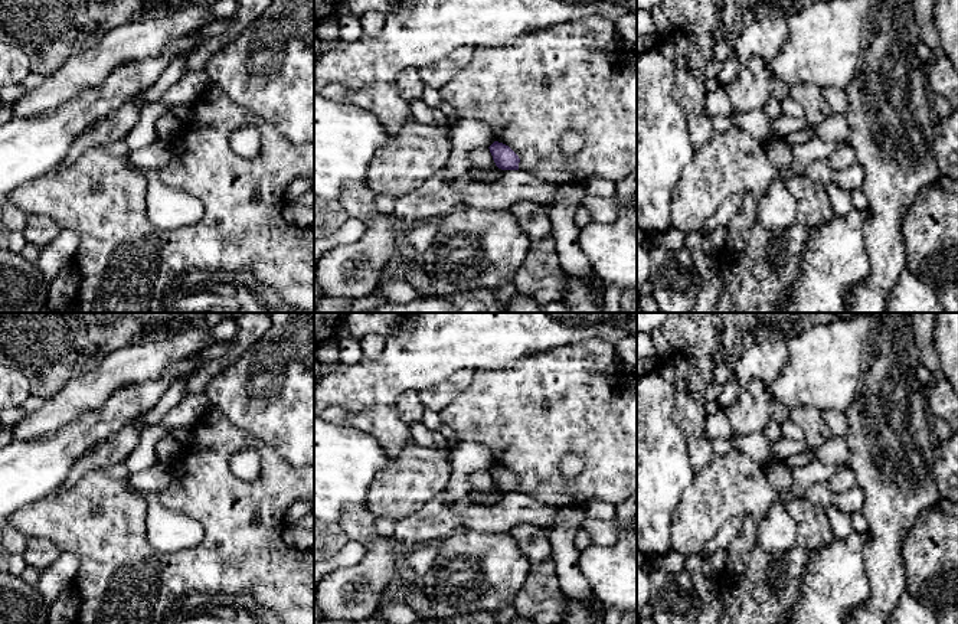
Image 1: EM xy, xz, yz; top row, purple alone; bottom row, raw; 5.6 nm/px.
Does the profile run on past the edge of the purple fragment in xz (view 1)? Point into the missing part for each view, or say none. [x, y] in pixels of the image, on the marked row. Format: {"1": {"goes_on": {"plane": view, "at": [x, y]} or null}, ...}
{"1": {"goes_on": null}}

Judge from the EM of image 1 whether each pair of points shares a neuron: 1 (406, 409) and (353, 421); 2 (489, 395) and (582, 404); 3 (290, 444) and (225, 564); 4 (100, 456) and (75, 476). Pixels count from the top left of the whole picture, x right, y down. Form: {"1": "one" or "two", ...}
{"1": "two", "2": "one", "3": "two", "4": "one"}

